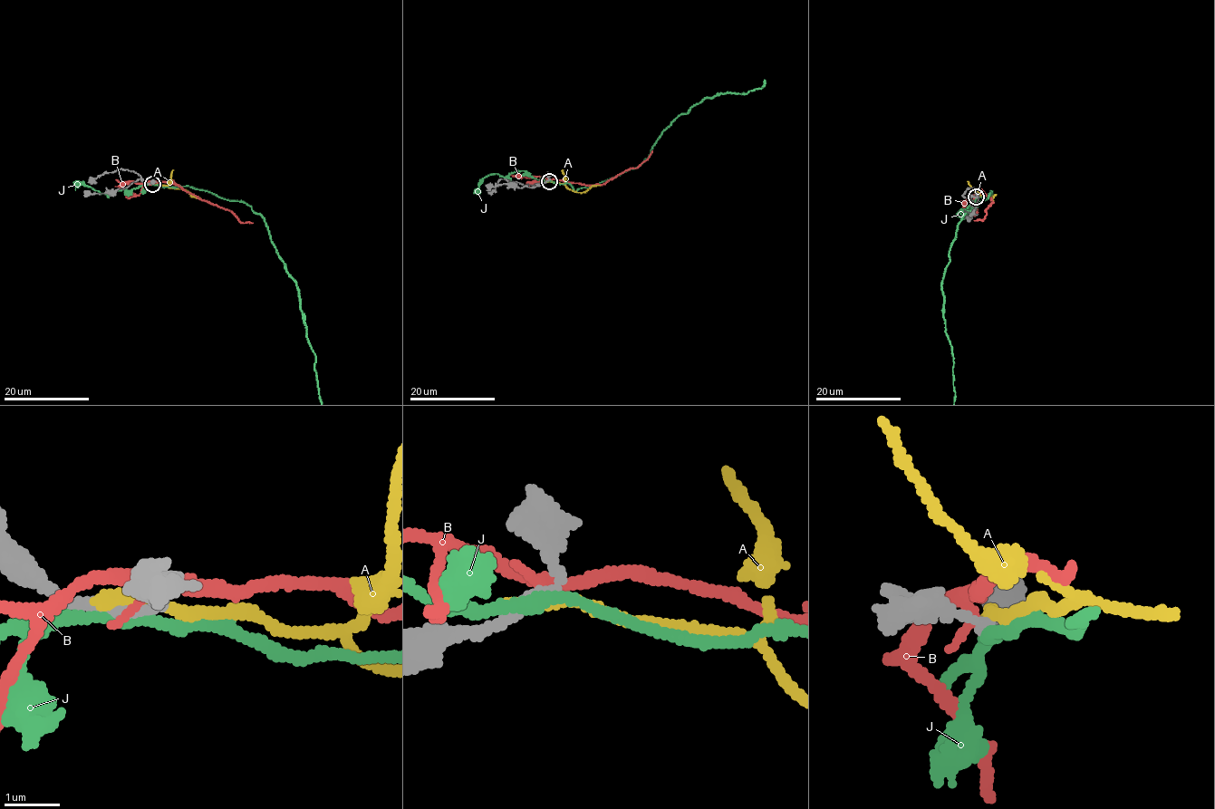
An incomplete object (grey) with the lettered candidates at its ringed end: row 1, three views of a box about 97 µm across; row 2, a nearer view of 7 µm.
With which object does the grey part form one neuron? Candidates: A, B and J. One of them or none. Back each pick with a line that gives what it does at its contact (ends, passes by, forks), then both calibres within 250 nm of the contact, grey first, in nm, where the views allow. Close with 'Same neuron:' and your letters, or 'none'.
Same neuron: none

